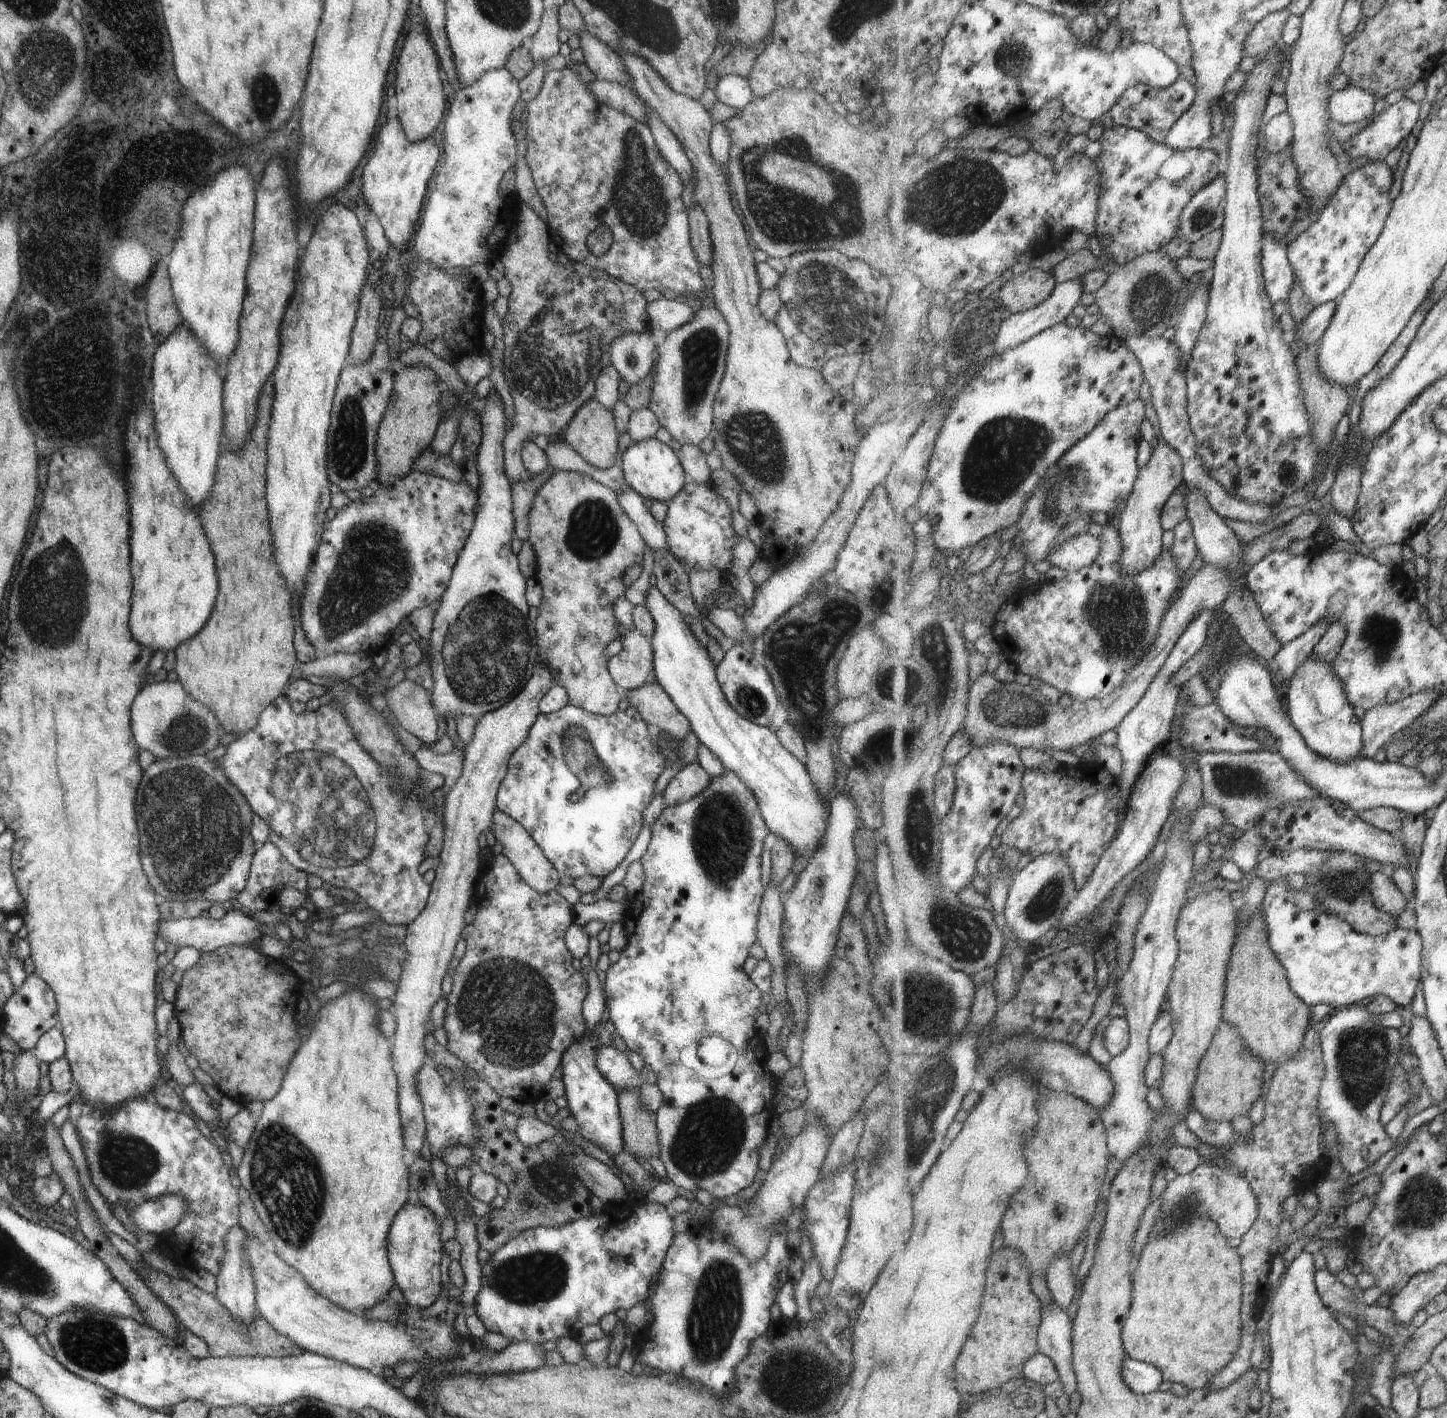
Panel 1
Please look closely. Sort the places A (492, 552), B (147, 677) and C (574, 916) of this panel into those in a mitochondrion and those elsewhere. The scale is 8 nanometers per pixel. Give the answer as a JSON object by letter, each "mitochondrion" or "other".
{"A":"other","B":"other","C":"other"}

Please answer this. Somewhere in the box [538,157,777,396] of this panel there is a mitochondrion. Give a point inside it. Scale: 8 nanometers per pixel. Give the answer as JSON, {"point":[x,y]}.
{"point":[632,357]}

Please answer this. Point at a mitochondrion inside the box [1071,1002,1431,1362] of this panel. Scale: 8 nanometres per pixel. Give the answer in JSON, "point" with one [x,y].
{"point":[1362,1051]}

